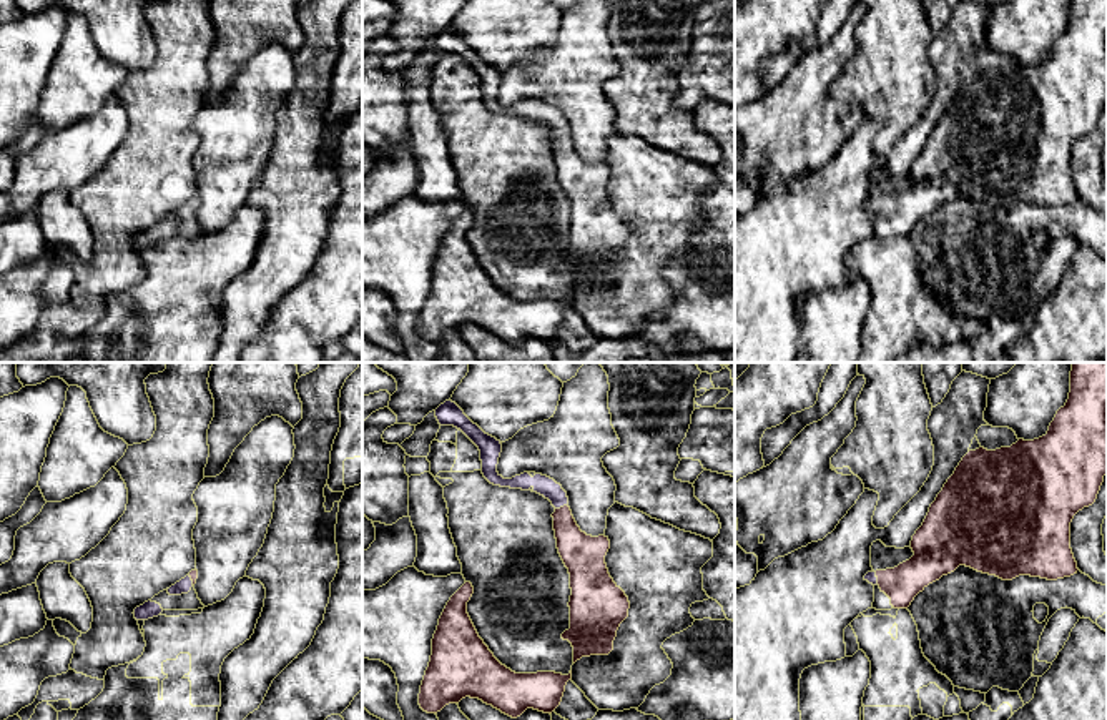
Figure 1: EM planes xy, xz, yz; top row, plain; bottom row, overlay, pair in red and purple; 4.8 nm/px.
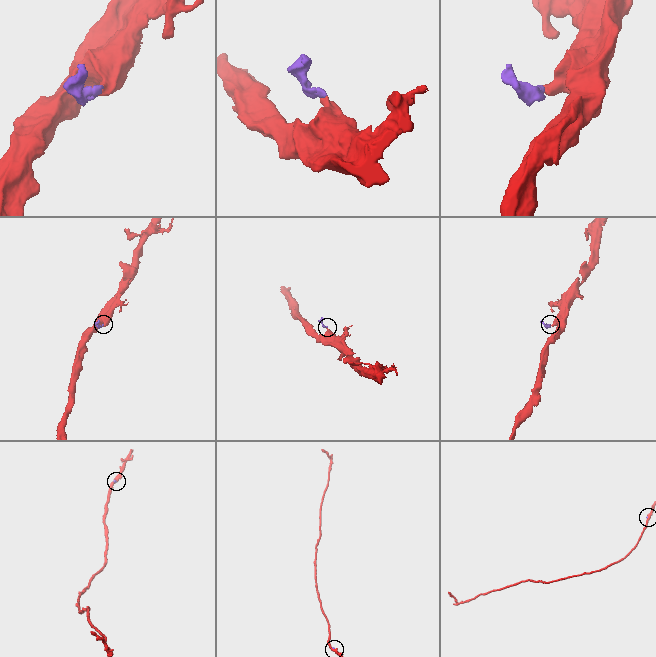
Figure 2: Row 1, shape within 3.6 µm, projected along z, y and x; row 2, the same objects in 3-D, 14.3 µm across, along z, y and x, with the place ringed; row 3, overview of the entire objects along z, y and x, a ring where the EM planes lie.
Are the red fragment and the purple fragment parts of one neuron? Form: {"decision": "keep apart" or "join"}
{"decision": "join"}

